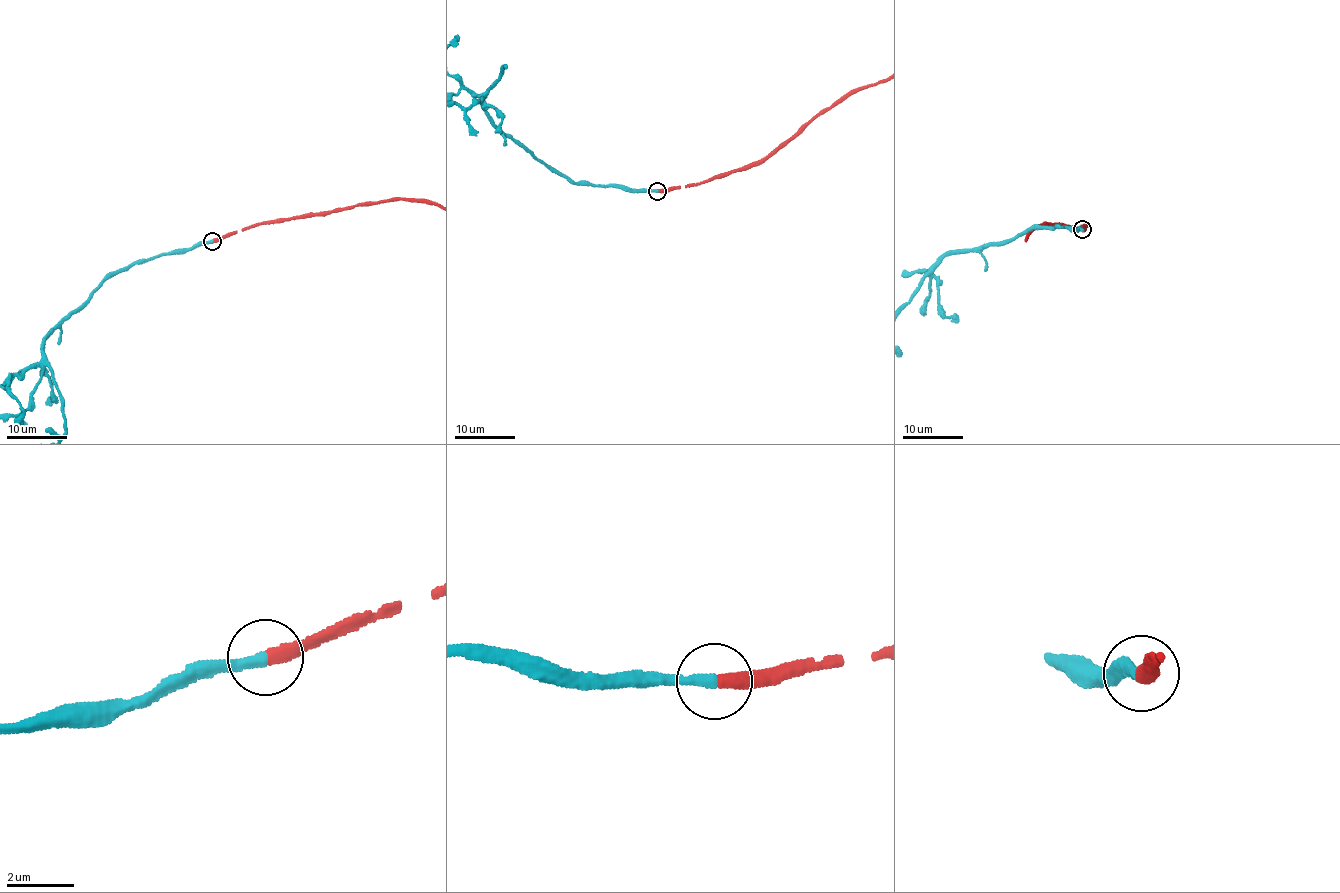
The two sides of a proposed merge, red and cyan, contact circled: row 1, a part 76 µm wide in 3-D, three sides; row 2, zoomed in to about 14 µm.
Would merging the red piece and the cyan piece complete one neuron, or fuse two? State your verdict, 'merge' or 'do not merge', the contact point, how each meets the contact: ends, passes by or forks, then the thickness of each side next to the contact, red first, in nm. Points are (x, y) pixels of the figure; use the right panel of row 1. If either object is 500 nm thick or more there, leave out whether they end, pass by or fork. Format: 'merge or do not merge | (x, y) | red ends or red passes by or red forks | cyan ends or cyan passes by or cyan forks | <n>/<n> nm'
merge | (1082, 229) | red ends | cyan ends | 440/340 nm

